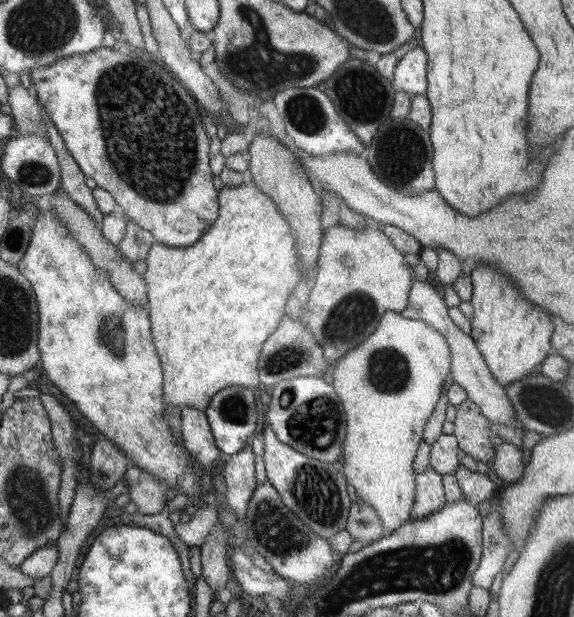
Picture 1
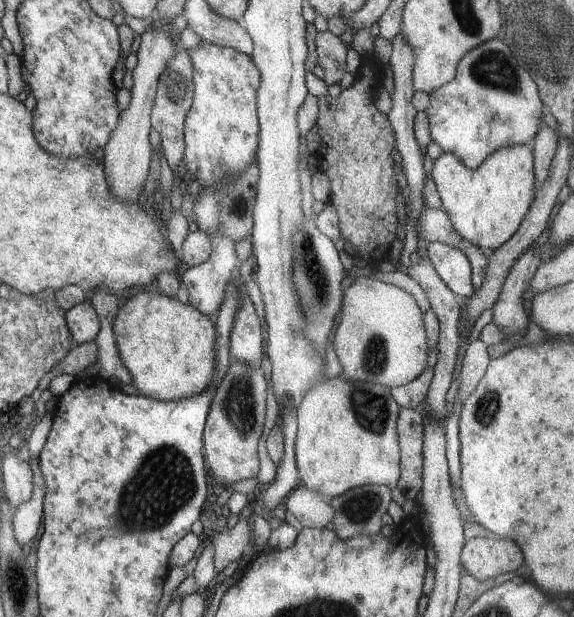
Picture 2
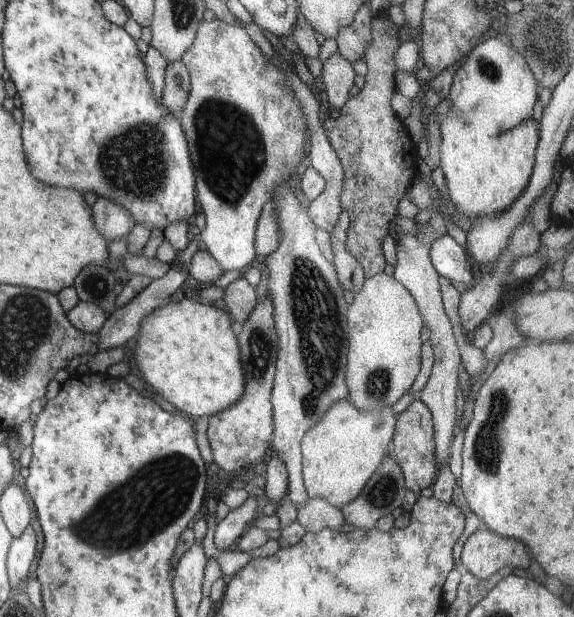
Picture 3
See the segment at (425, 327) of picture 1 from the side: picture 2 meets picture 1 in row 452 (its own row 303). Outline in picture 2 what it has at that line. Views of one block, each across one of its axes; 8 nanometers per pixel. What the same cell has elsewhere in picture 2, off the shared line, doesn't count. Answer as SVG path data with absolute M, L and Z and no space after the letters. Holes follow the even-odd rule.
M355 273L353 283L342 293L341 316L333 336L333 349L341 365L342 375L349 380L373 382L391 389L411 382L427 367L427 334L423 316L413 297L389 283Z

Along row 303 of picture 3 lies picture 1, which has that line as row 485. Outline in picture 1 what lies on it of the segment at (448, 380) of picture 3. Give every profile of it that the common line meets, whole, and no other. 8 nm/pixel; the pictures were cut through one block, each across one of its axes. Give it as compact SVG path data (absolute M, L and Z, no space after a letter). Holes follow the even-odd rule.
M427 467L421 474L415 475L414 484L415 500L409 513L409 520L423 518L443 508L447 503L442 490L441 475L436 474L431 468Z

